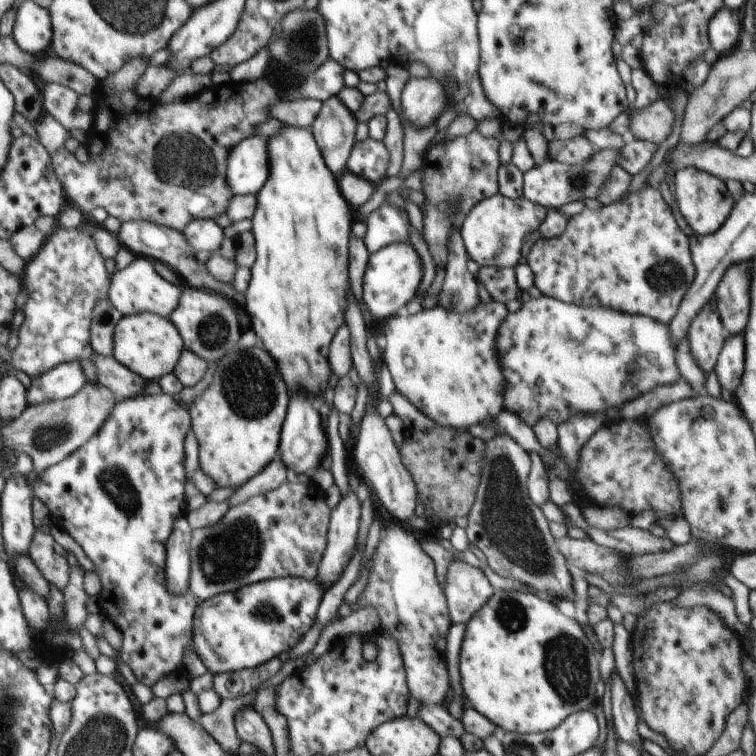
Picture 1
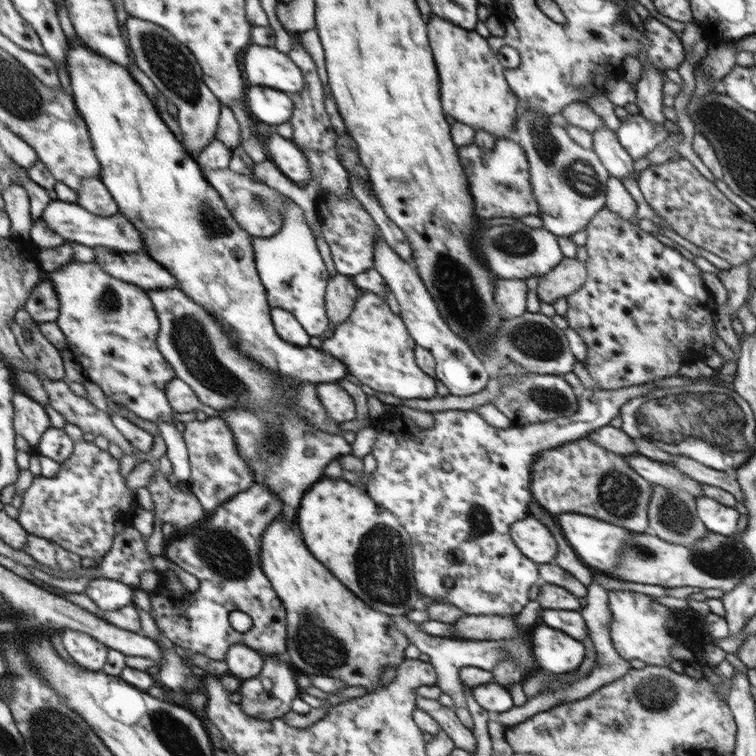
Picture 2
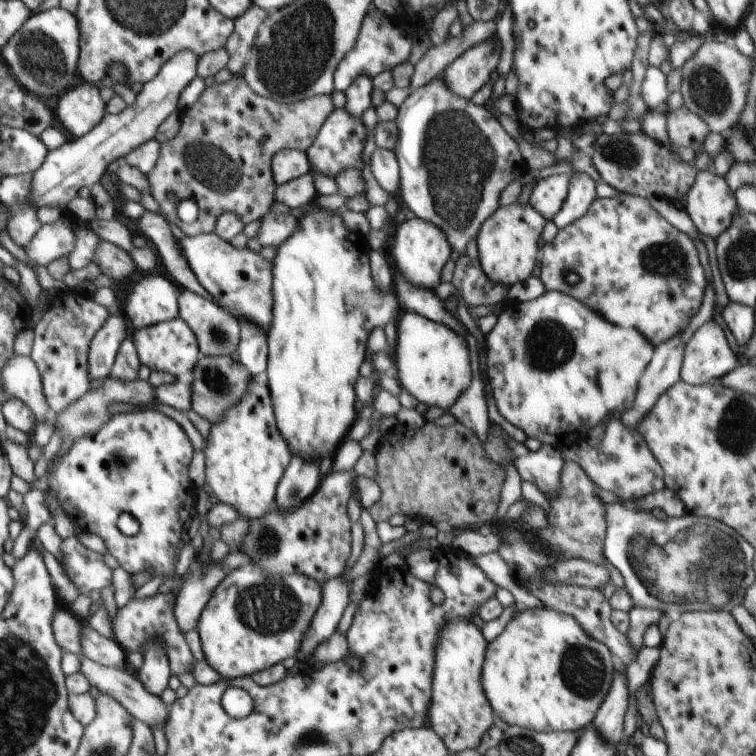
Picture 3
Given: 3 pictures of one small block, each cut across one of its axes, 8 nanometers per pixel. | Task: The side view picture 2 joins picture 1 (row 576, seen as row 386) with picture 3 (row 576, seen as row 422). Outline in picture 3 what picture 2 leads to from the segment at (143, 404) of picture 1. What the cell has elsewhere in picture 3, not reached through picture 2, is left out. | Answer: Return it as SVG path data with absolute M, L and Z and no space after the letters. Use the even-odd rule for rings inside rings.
M156 409L124 411L112 415L98 432L77 438L60 462L54 462L54 459L50 463L47 469L50 469L49 488L74 525L100 536L124 570L132 575L152 570L155 576L170 578L175 574L174 549L182 536L184 522L198 513L196 488L188 475L193 451L188 435L171 417ZM122 512L128 512L138 520L139 532L136 535L128 536L118 529L116 521Z

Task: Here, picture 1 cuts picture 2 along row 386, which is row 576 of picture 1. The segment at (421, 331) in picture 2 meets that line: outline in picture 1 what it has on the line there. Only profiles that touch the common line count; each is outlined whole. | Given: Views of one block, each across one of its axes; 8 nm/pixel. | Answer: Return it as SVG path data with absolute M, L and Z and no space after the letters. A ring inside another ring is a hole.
M454 561L448 567L446 584L442 588L454 623L467 623L495 593L480 568Z

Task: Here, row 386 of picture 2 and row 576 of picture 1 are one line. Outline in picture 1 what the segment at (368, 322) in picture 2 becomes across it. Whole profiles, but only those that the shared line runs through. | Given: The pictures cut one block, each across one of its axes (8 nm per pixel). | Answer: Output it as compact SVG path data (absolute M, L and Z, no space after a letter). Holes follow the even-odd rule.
M399 520L383 523L380 542L371 556L373 564L369 582L357 600L359 608L376 608L381 622L380 631L388 631L398 641L409 691L420 702L417 717L441 739L459 739L465 732L472 732L484 740L496 730L491 720L478 714L476 709L472 710L470 704L466 706L464 718L457 719L444 705L451 687L447 667L447 636L454 622L449 615L446 595L436 579L434 563L410 528L402 526Z

